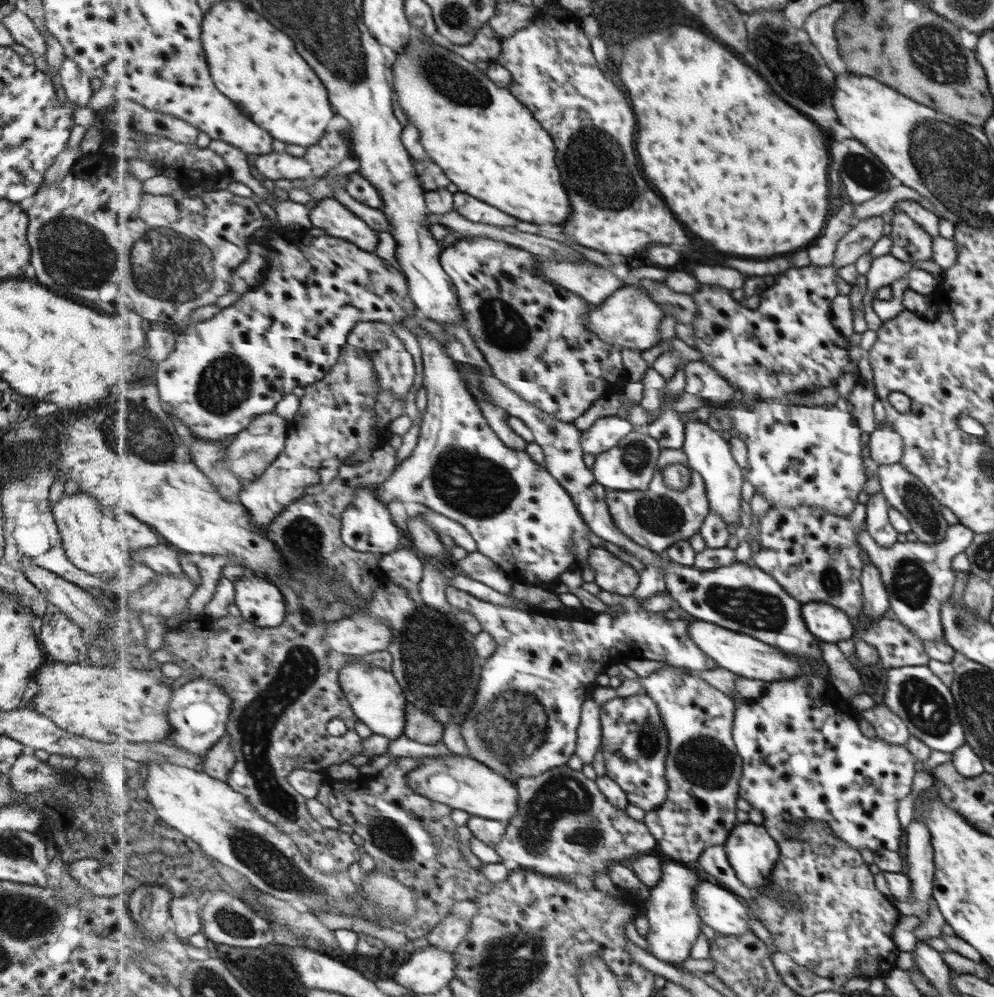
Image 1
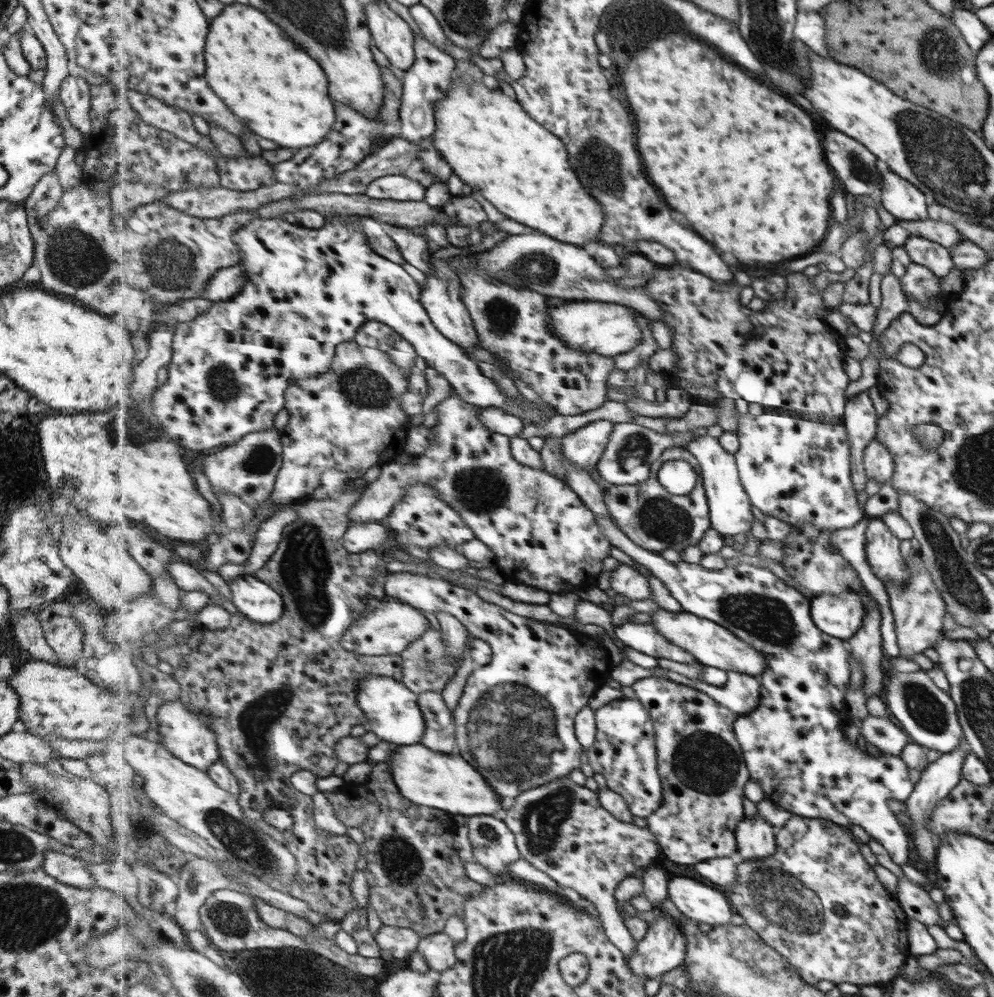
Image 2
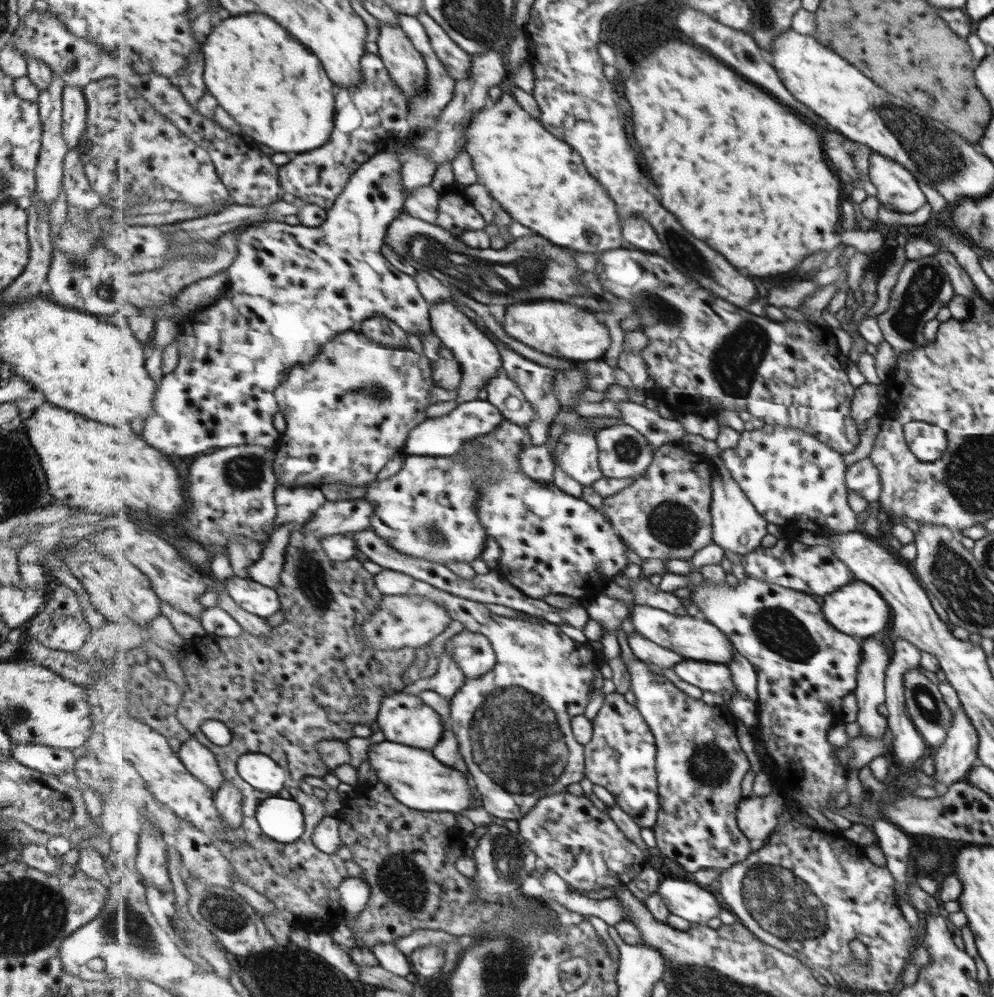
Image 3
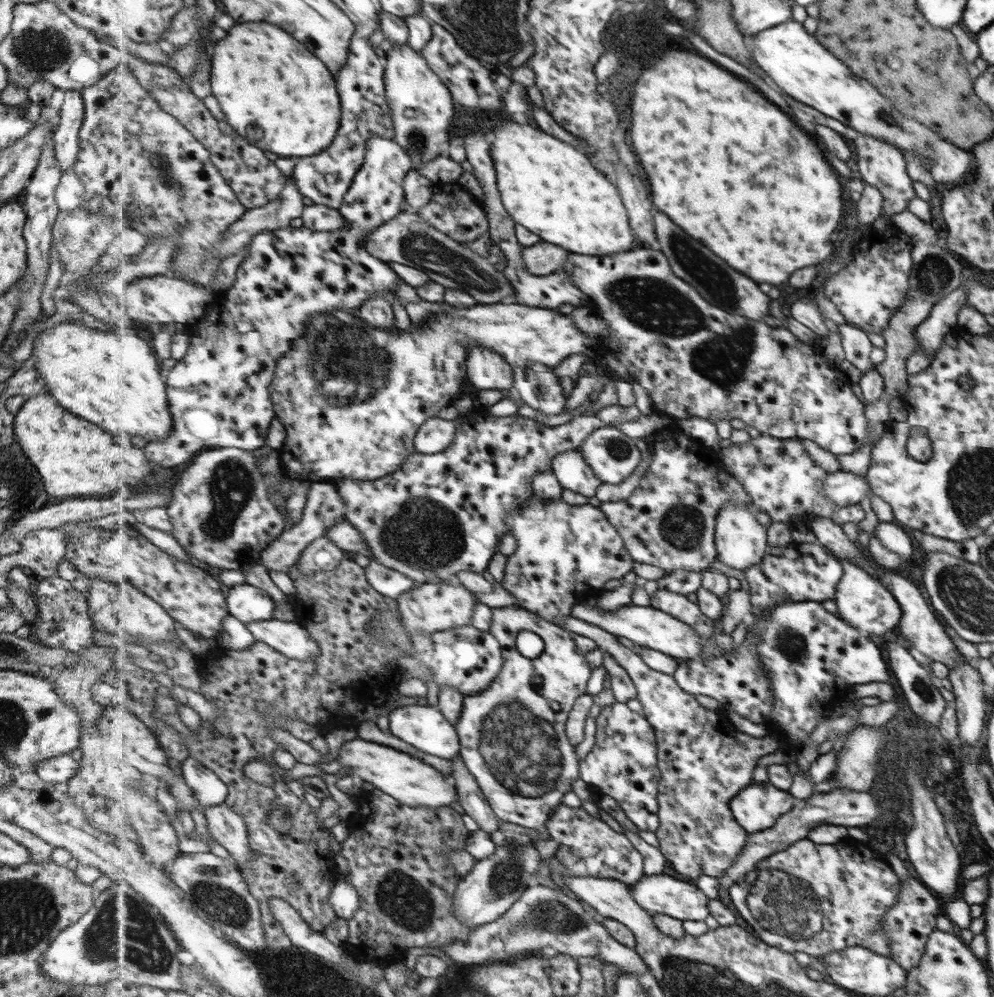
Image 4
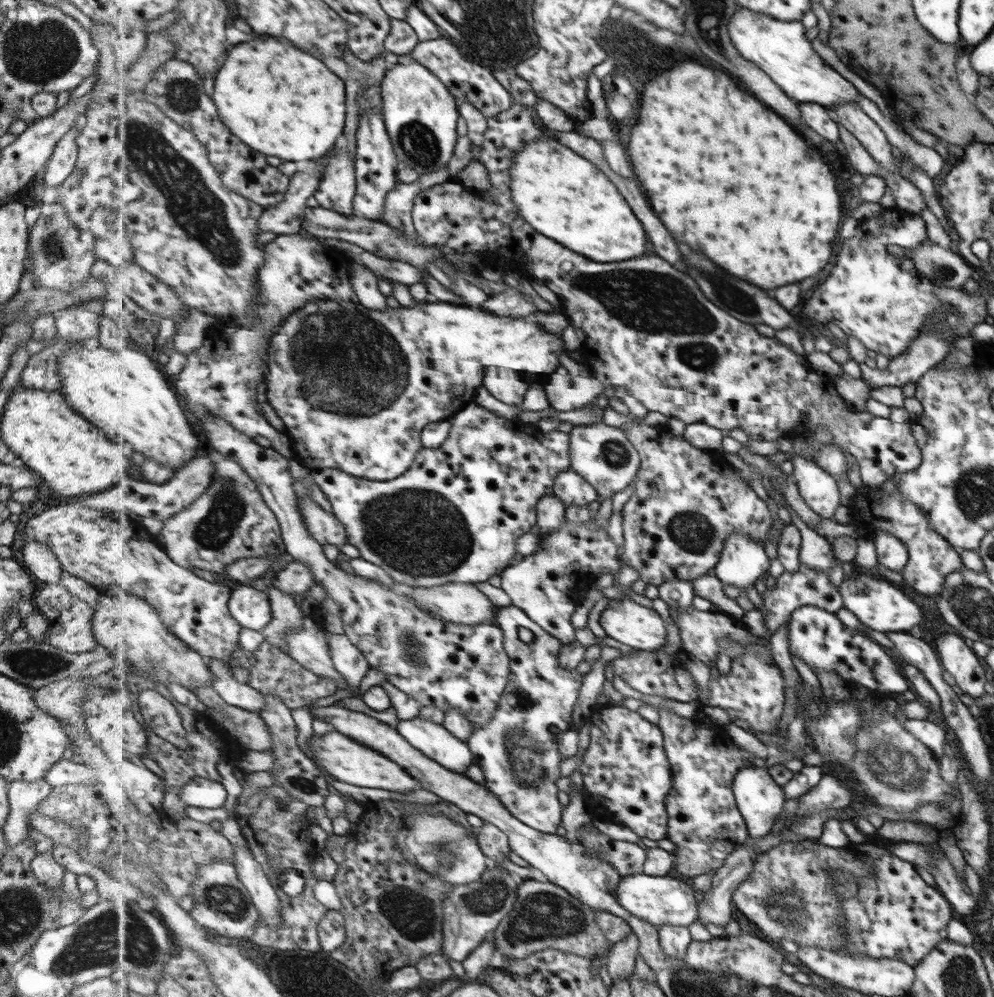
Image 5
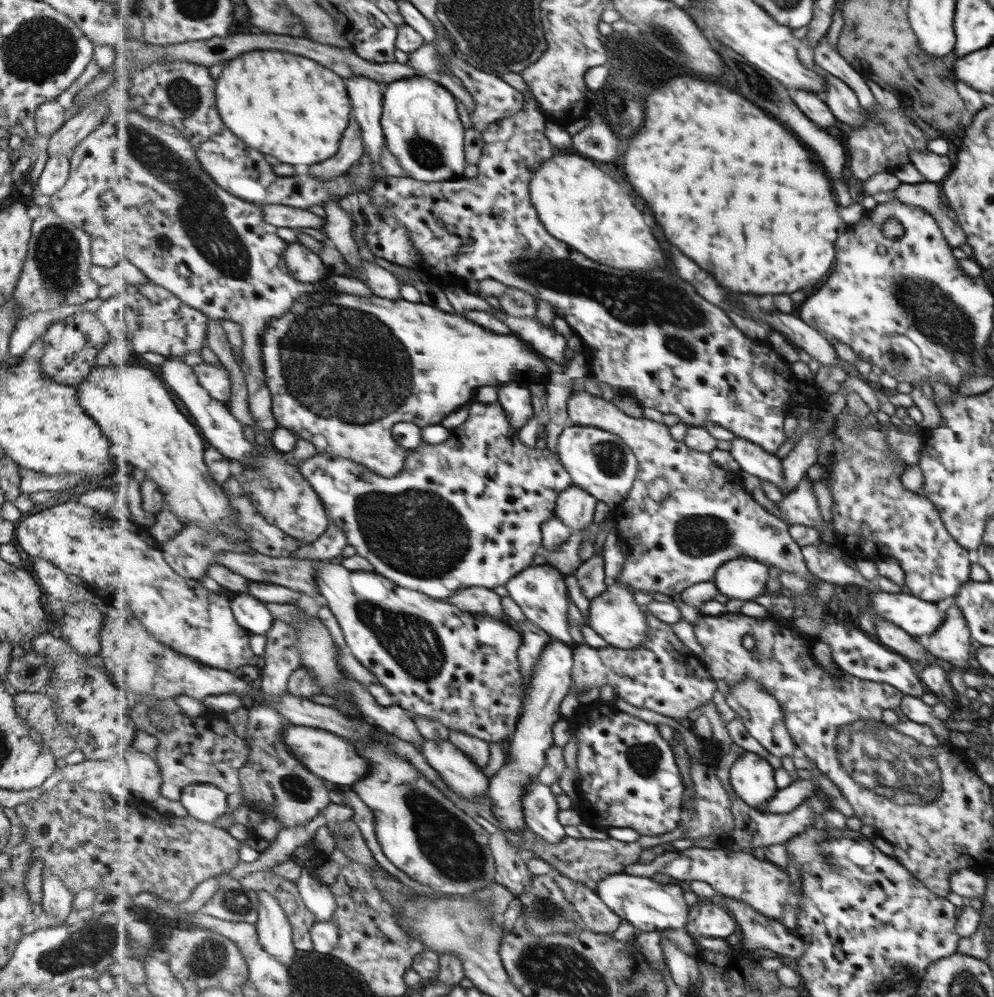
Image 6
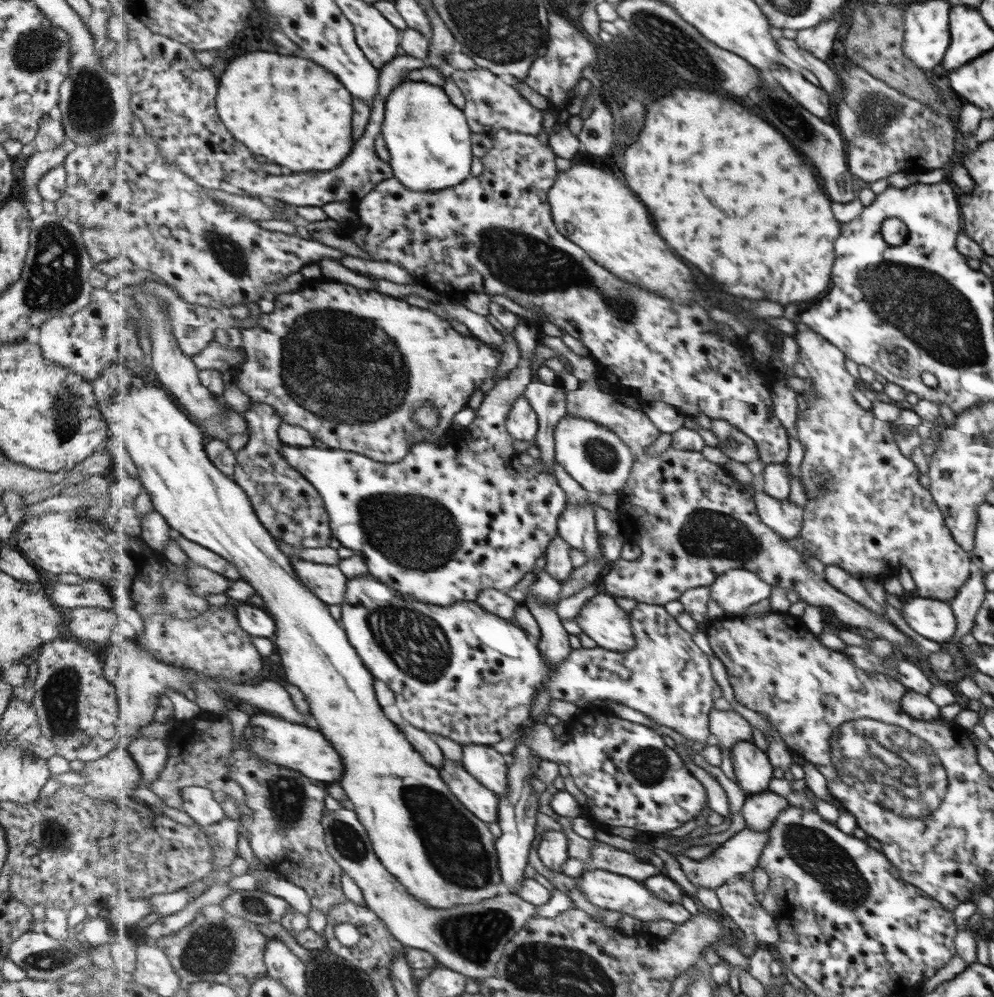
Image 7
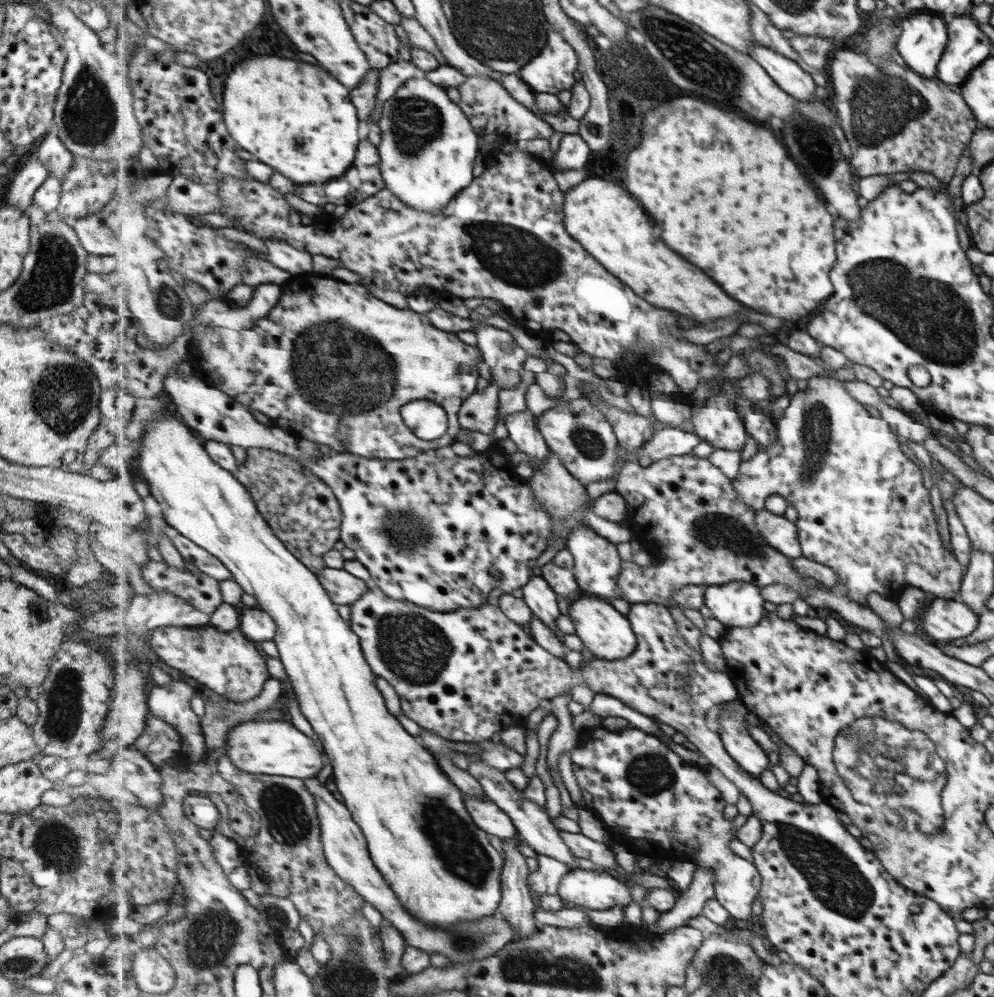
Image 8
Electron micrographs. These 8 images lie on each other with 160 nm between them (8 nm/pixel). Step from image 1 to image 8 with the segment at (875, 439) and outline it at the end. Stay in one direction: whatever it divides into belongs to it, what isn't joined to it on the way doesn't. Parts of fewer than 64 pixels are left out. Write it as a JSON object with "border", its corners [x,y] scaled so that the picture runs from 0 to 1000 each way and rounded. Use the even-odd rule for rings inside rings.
{"border":[[[771,510],[762,515],[761,524],[766,536],[778,550],[796,561],[806,558],[804,536],[799,524],[790,521],[788,517],[782,518]]]}

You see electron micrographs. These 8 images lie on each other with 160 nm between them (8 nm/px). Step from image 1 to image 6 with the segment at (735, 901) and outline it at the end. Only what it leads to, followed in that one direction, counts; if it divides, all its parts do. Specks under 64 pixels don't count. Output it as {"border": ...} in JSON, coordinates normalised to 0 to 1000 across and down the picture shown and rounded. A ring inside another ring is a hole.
{"border":[[[627,875],[605,882],[601,896],[617,915],[635,926],[643,935],[690,931],[693,925],[696,909],[689,905],[687,891],[680,887],[669,887],[661,885],[659,881]]]}

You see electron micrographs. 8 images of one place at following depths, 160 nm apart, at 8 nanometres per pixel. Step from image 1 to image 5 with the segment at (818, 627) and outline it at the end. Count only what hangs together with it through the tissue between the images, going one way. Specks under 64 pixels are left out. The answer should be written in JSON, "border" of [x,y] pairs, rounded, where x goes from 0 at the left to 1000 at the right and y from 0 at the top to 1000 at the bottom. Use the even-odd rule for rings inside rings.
{"border":[[[872,576],[860,577],[848,581],[842,589],[847,600],[847,608],[854,612],[868,628],[882,634],[914,634],[914,630],[923,628],[929,622],[928,610],[919,606],[910,596],[900,592],[896,586],[880,582]]]}

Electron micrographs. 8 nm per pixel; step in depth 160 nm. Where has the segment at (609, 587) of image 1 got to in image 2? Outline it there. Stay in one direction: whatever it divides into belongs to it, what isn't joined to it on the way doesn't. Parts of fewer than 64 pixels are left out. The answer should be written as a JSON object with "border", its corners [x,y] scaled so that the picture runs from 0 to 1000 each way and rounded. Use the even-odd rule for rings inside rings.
{"border":[[[631,566],[623,567],[615,577],[615,590],[627,596],[634,602],[657,602],[658,596],[655,592],[653,580],[643,576],[639,569]]]}

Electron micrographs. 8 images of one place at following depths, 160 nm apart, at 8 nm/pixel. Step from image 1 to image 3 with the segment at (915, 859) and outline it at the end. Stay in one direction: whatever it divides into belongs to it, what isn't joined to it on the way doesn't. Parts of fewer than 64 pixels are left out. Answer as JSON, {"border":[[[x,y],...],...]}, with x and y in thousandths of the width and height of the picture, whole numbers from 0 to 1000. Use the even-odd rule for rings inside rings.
{"border":[[[967,708],[959,717],[959,724],[953,732],[953,737],[939,758],[940,775],[937,778],[939,790],[949,794],[957,787],[967,784],[983,759],[982,732],[977,728],[975,720]]]}

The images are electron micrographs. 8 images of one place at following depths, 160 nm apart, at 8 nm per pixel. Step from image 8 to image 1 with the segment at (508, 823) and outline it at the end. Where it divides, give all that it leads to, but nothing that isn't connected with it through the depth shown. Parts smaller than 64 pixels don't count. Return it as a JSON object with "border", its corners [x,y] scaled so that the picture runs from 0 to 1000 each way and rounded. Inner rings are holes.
{"border":[[[352,664],[342,674],[342,685],[348,694],[354,711],[375,735],[393,740],[393,743],[407,737],[410,724],[410,703],[406,689],[394,673],[367,664]]]}

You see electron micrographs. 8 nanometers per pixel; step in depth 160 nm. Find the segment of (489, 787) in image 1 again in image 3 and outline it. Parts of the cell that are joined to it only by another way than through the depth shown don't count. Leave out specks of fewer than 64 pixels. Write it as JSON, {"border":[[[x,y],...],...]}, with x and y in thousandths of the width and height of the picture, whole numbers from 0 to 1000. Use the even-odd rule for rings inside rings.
{"border":[[[385,743],[373,747],[369,757],[381,783],[391,790],[399,803],[418,812],[461,815],[470,810],[485,808],[485,798],[481,795],[479,784],[473,782],[472,776],[444,764],[436,757],[436,753],[408,748],[406,745]]]}

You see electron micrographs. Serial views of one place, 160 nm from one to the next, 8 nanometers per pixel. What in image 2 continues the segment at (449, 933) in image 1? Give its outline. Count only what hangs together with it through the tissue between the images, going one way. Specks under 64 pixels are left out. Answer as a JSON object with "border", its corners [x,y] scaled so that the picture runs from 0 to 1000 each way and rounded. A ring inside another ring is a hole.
{"border":[[[445,935],[425,940],[421,955],[431,971],[440,976],[454,972],[460,965],[459,948]]]}

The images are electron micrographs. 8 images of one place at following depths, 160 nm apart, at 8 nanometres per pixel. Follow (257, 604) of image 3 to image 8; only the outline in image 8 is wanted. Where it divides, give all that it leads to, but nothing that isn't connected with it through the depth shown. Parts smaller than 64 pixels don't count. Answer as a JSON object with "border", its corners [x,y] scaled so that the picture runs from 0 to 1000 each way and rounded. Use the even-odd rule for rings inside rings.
{"border":[[[256,608],[246,611],[240,618],[240,630],[248,640],[262,646],[269,642],[276,642],[280,626],[270,614]]]}

